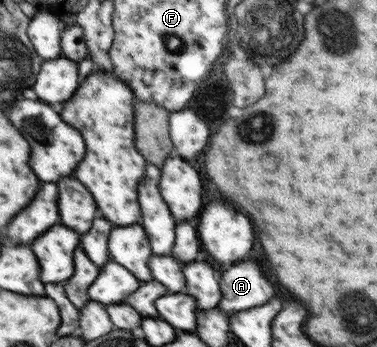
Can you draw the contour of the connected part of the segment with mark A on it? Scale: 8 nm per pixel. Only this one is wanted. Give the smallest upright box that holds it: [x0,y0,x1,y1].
[217,261,273,315]

